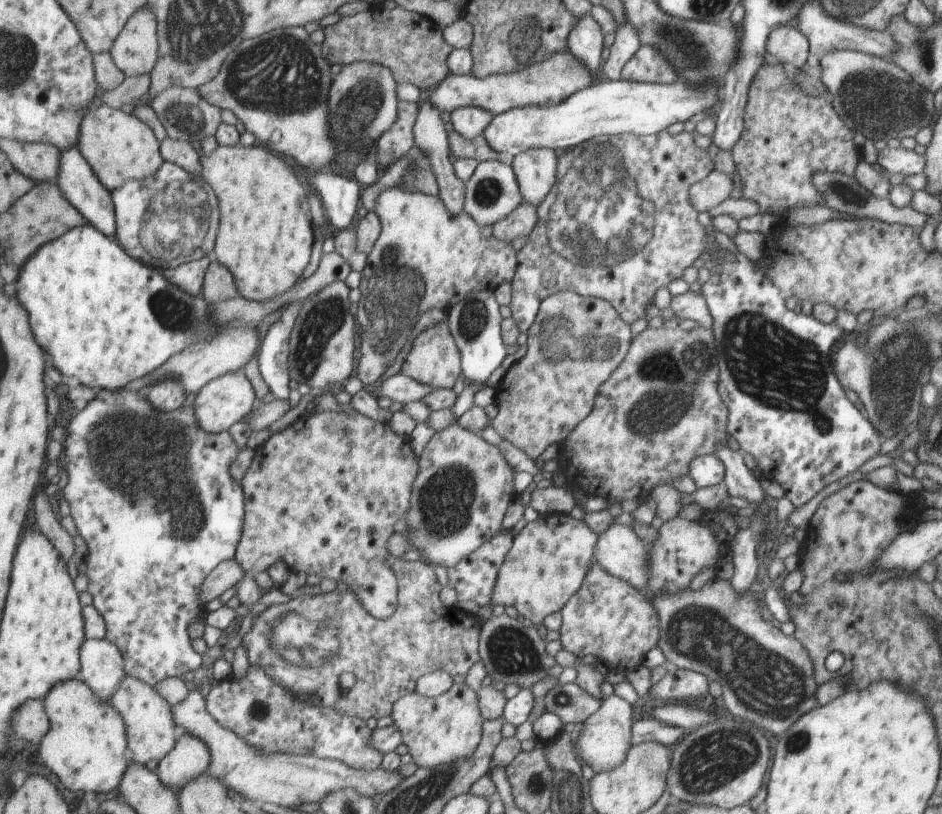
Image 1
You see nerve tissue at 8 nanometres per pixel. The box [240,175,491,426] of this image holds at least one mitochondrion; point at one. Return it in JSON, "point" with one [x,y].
{"point":[397,273]}

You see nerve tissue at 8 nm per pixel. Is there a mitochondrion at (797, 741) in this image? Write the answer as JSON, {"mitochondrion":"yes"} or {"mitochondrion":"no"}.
{"mitochondrion":"yes"}

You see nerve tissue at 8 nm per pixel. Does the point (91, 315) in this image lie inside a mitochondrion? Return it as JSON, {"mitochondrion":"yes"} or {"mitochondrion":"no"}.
{"mitochondrion":"no"}

